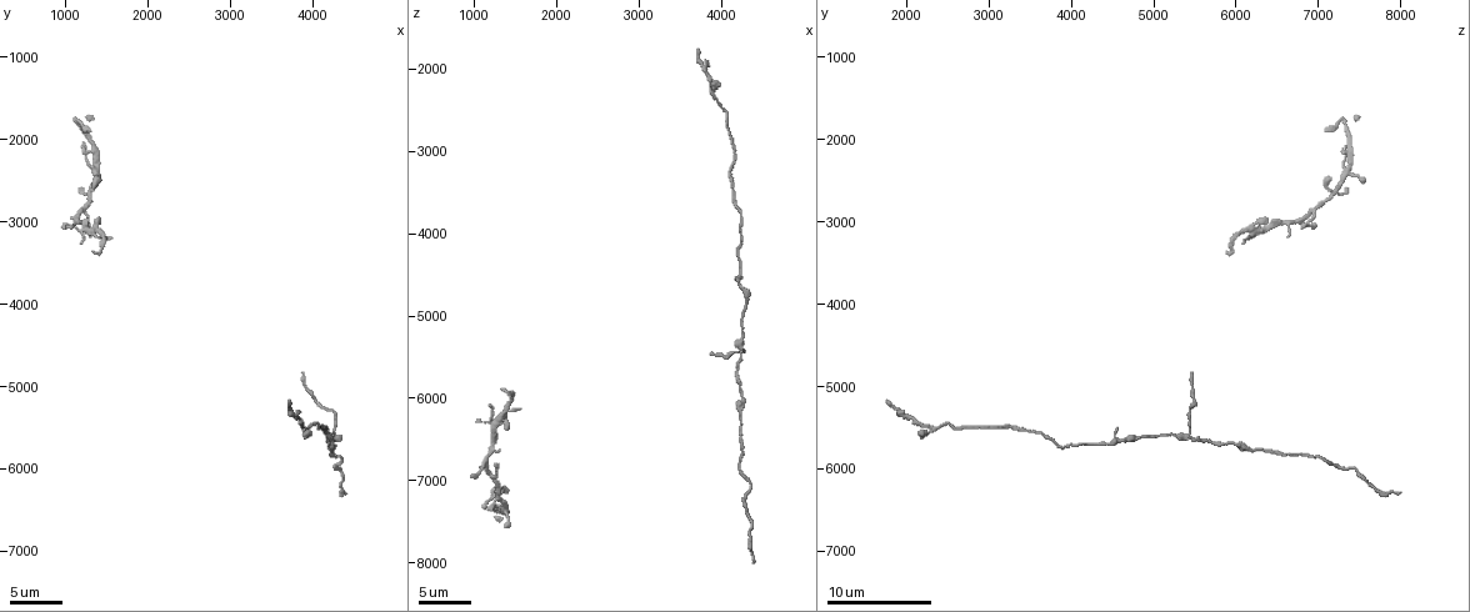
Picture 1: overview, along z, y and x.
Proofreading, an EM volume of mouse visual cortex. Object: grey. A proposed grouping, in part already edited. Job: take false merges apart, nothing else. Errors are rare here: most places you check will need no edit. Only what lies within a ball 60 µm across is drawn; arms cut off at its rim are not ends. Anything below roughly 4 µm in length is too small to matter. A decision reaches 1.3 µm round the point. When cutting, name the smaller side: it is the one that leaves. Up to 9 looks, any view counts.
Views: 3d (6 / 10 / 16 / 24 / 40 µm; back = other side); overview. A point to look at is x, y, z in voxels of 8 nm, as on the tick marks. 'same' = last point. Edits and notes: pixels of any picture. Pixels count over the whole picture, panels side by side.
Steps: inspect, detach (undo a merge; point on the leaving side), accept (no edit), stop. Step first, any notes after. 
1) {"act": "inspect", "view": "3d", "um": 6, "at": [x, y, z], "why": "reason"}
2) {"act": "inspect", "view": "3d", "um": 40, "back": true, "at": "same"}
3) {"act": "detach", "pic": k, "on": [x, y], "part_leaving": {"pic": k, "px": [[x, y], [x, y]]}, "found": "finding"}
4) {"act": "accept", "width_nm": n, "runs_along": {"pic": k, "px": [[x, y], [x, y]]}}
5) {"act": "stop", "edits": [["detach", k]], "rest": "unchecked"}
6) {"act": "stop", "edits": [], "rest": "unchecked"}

{"act": "inspect", "view": "3d", "um": 10, "at": [1400, 3150, 6050], "why": "thick turns thin"}

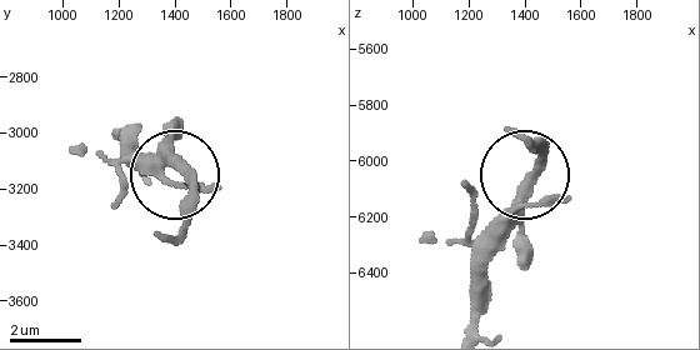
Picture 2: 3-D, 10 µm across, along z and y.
{"act": "inspect", "view": "3d", "um": 6, "at": [1430, 3130, 6070]}

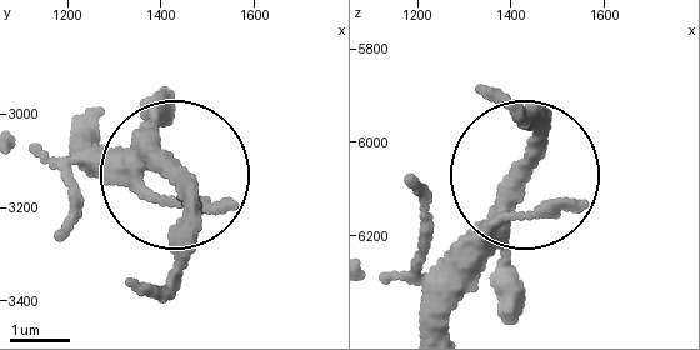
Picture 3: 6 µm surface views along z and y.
{"act": "accept", "found": "continuous, no second neuron"}

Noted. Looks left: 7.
{"act": "inspect", "view": "3d", "um": 16, "at": [4250, 5650, 5450]}

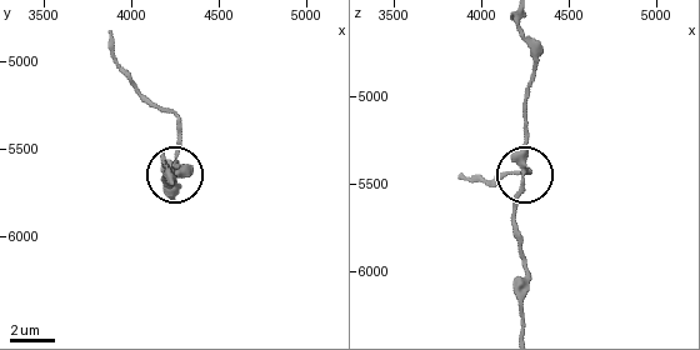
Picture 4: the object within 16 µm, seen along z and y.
{"act": "detach", "pic": 4, "on": [178, 138], "found": "two neurons meet here"}

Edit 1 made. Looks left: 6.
{"act": "inspect", "view": "overview"}

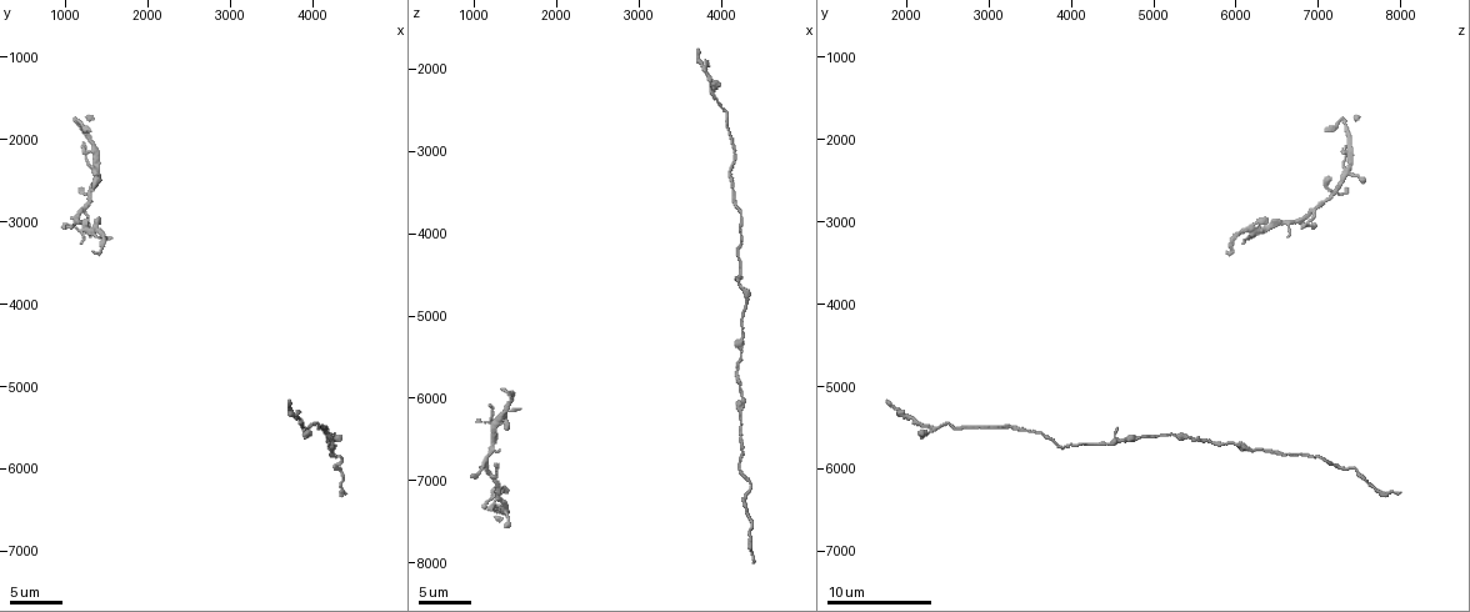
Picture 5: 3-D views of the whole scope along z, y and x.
{"act": "inspect", "view": "3d", "um": 16, "at": [4350, 5900, 7050], "why": "narrows sharply"}

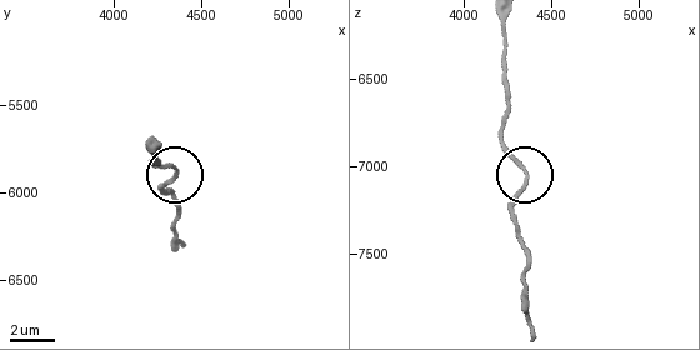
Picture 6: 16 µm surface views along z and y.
{"act": "inspect", "view": "3d", "um": 16, "back": true, "at": [4340, 5880, 7040], "why": "from behind"}

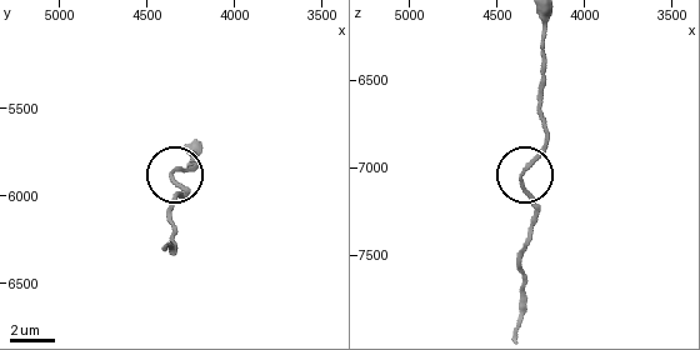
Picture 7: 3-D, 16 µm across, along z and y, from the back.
{"act": "accept", "runs_along": {"pic": 7, "px": [[541, 24], [544, 148], [521, 181], [536, 219]]}, "found": "all the same neuron"}

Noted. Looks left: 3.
{"act": "stop", "edits": [["detach", 4]], "rest": "unchecked"}

